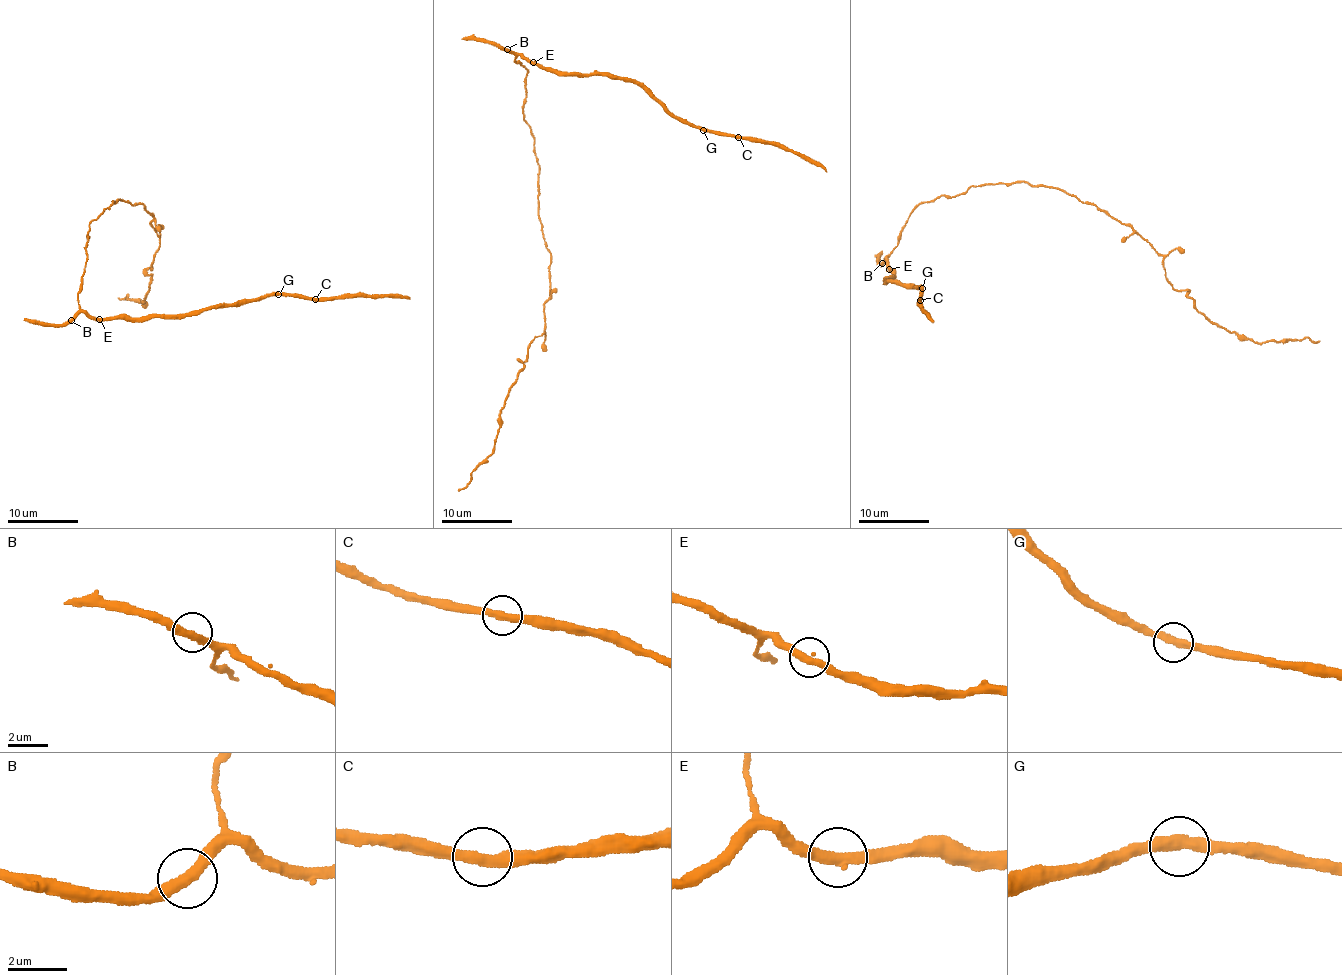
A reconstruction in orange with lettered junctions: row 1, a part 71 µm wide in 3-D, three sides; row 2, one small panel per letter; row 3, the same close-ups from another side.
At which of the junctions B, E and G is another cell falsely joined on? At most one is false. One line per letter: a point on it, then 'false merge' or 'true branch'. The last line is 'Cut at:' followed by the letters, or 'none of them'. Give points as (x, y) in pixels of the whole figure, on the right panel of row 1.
B: at (882, 263); true branch
E: at (889, 269); true branch
G: at (922, 288); true branch
Cut at: none of them

